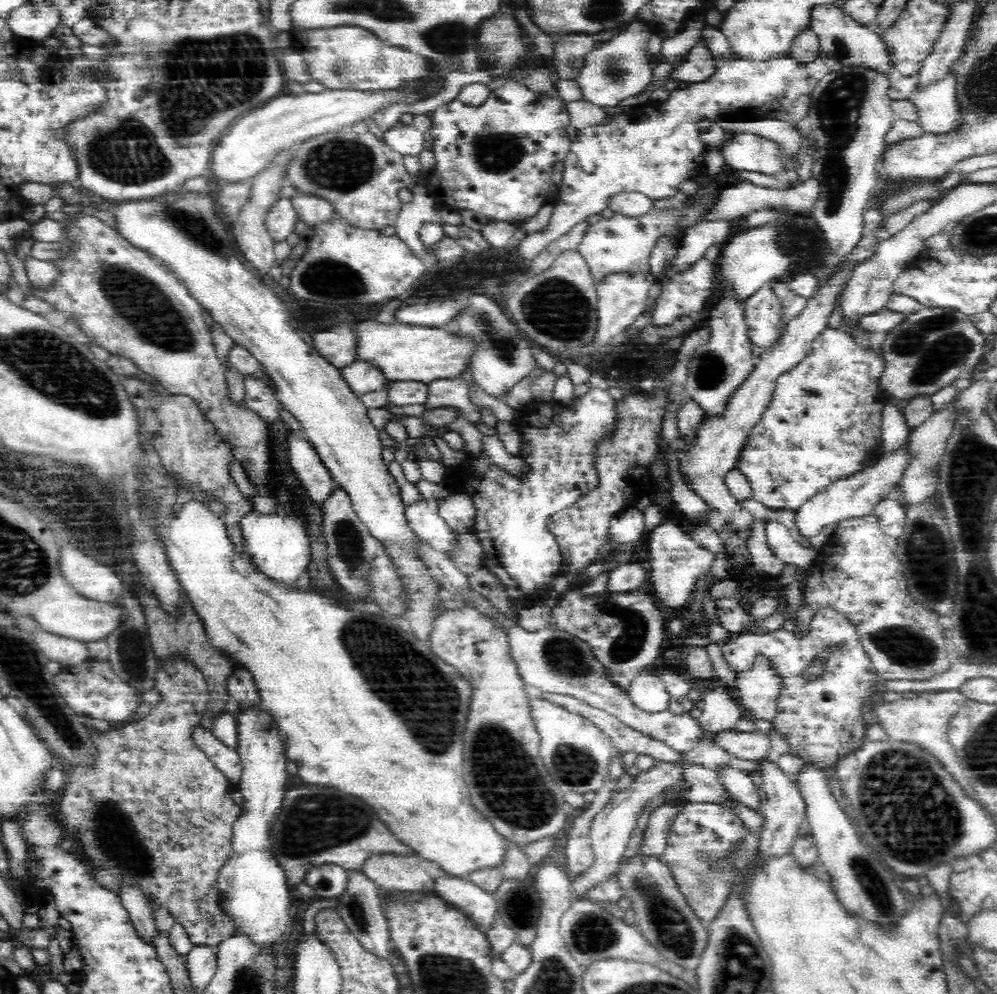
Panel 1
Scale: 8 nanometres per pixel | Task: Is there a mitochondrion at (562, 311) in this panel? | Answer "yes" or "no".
yes

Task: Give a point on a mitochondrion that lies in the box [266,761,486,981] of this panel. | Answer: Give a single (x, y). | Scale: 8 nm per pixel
(317, 822)

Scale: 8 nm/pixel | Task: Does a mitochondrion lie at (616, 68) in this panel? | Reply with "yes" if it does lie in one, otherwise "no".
yes

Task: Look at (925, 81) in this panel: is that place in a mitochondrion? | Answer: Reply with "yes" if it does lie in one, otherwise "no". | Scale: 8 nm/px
no

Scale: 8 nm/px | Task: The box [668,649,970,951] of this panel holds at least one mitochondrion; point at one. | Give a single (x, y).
(914, 829)

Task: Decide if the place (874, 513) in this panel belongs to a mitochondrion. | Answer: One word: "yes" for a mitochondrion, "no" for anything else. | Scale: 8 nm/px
no

